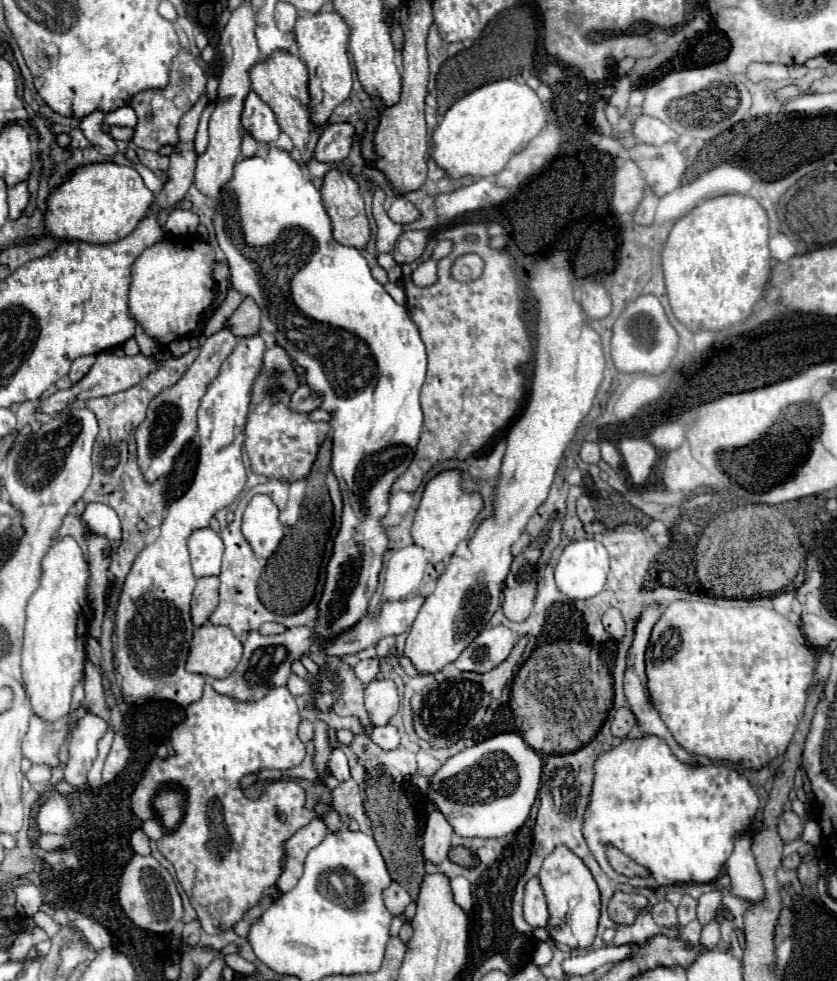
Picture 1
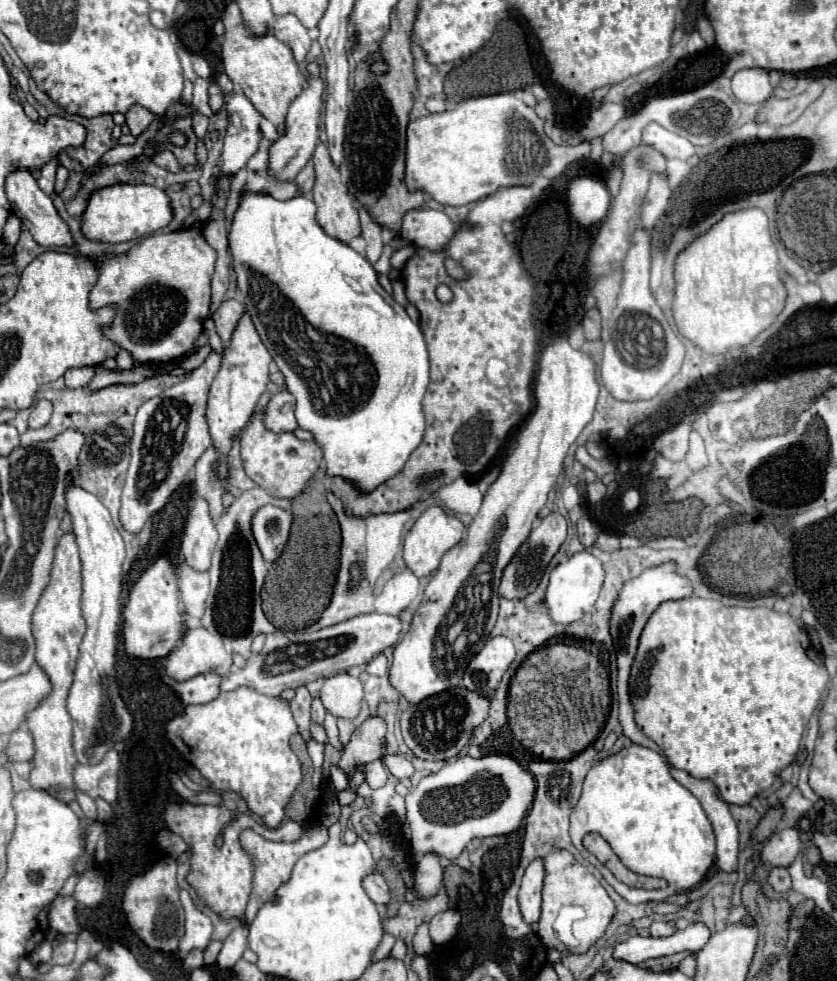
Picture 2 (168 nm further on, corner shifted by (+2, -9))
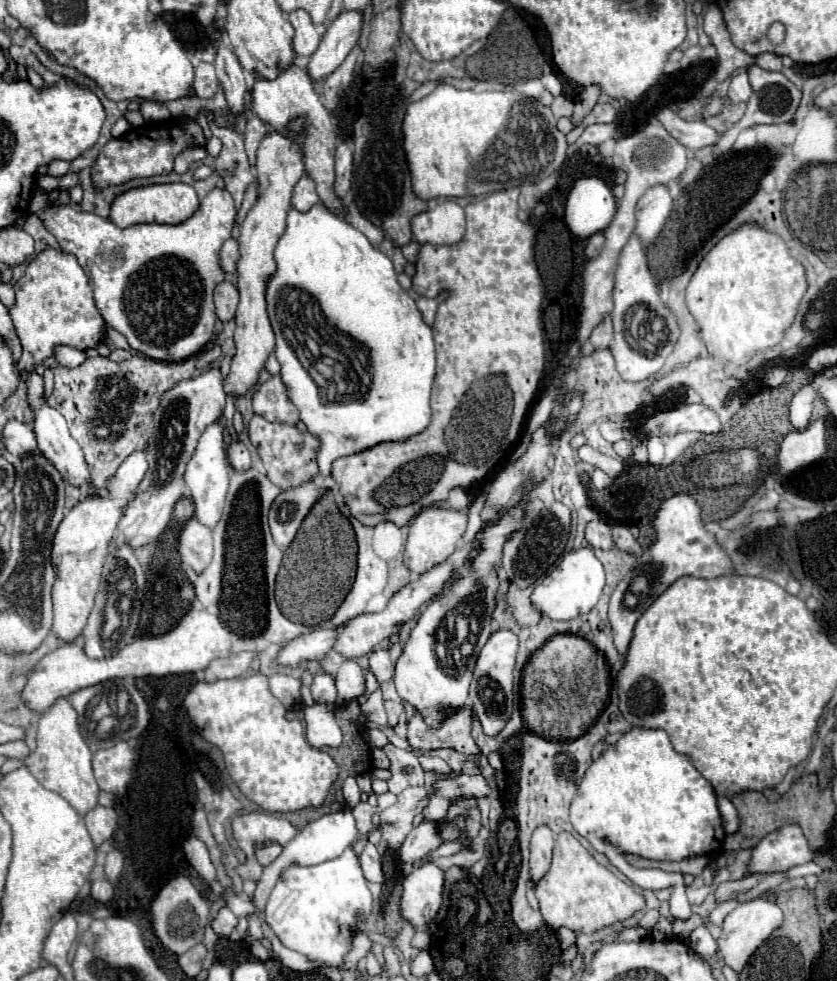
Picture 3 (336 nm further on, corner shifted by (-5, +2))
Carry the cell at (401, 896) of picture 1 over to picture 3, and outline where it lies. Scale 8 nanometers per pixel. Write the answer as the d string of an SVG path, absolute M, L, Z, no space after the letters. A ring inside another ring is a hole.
M366 844L362 854L360 854L360 864L362 864L362 870L364 870L364 876L370 880L370 882L384 882L384 872L382 872L382 858L376 850L374 844Z

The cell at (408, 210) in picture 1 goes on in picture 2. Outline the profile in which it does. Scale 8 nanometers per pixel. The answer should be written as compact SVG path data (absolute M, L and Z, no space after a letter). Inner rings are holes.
M413 209L405 213L399 235L407 239L413 247L443 249L453 237L457 225L443 213L435 209Z

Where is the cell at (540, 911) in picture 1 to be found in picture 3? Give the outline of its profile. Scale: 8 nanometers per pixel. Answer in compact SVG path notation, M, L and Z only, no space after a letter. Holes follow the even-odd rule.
M538 826L530 840L530 878L538 882L550 868L554 848L554 832L548 826Z

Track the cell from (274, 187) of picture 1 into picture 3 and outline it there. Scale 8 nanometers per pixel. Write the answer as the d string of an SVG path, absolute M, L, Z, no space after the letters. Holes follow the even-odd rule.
M314 206L306 214L302 214L294 208L288 212L288 228L282 234L282 238L274 250L274 258L276 258L278 270L270 278L268 290L266 290L268 314L270 314L270 322L272 322L274 334L276 334L274 354L282 366L280 378L286 386L288 398L300 410L300 420L306 424L308 432L320 440L320 448L316 454L320 474L330 476L330 464L340 456L348 456L348 454L372 448L380 442L402 442L402 440L422 432L430 424L430 390L432 390L434 368L436 368L434 340L432 340L432 330L424 324L422 314L416 308L416 302L400 288L390 258L386 254L382 254L380 250L376 250L360 230L350 226L344 218L338 218L336 214L328 212L324 206Z

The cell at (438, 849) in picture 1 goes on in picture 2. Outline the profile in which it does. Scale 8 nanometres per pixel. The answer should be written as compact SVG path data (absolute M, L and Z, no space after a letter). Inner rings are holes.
M425 853L415 863L415 891L419 897L435 895L443 885L443 867L435 853Z

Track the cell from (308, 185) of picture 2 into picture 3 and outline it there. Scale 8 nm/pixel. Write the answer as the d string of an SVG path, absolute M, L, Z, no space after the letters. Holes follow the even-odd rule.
M304 174L296 186L294 186L294 192L292 192L292 208L296 208L298 212L306 212L310 210L312 206L316 206L320 202L318 194L316 194L316 188L314 188L314 182Z

